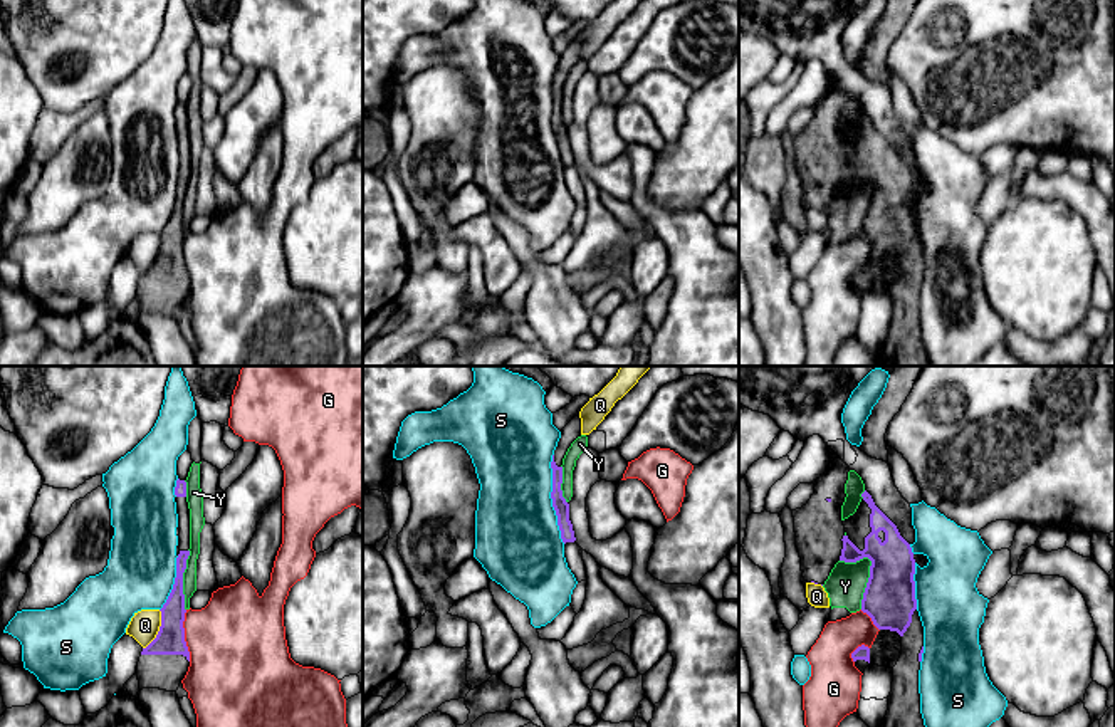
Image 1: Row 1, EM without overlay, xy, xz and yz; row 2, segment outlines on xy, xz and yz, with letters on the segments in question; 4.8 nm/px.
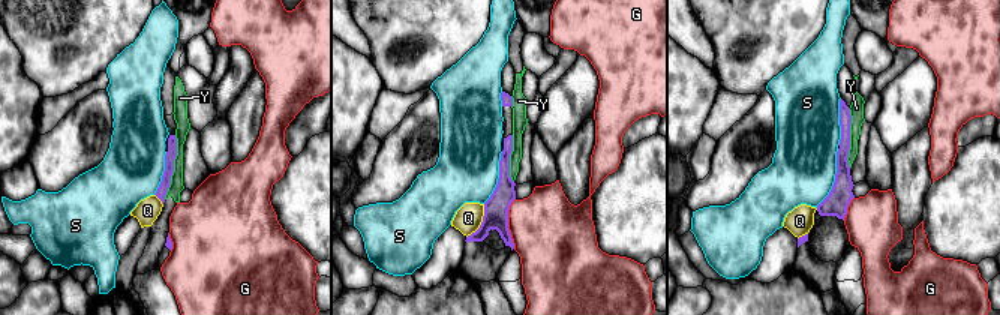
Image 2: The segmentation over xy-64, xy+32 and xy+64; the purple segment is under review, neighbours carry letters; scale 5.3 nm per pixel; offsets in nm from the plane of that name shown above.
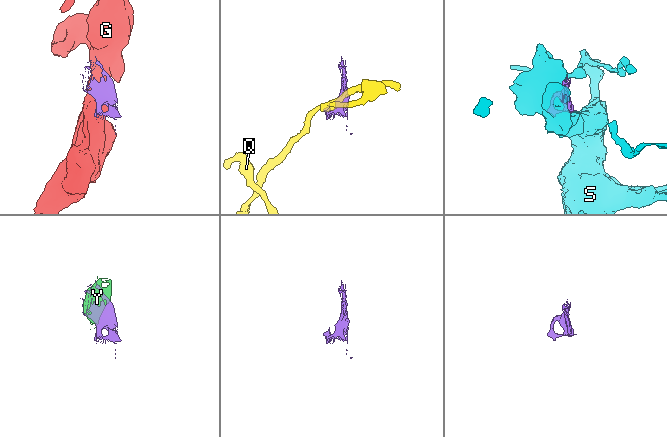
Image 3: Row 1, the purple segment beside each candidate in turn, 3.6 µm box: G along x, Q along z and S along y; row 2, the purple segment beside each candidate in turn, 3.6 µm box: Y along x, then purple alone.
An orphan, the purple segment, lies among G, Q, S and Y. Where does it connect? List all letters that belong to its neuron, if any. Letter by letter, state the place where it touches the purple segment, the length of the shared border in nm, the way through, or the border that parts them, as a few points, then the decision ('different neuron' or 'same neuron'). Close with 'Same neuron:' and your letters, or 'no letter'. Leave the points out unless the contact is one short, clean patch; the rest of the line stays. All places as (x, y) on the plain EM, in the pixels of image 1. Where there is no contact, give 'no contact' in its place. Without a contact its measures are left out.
G: xy (183, 259) | 240 nm | along xy (185, 234), (183, 264), (190, 284) | different neuron
Q: xy (160, 254) | 200 nm | different neuron
S: xz (551, 121) | 440 nm | different neuron
Y: yz (870, 193) | 260 nm | different neuron
Same neuron: no letter

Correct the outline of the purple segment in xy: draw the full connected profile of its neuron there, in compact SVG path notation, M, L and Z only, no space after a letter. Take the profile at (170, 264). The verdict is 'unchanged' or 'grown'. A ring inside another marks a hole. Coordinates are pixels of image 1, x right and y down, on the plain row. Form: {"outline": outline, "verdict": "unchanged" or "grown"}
{"outline": "M180 175L176 181L176 201L173 213L163 228L161 250L156 262L141 275L138 285L139 314L160 312L176 316L190 290L190 275L185 265L185 218L183 196L190 175Z", "verdict": "grown"}

